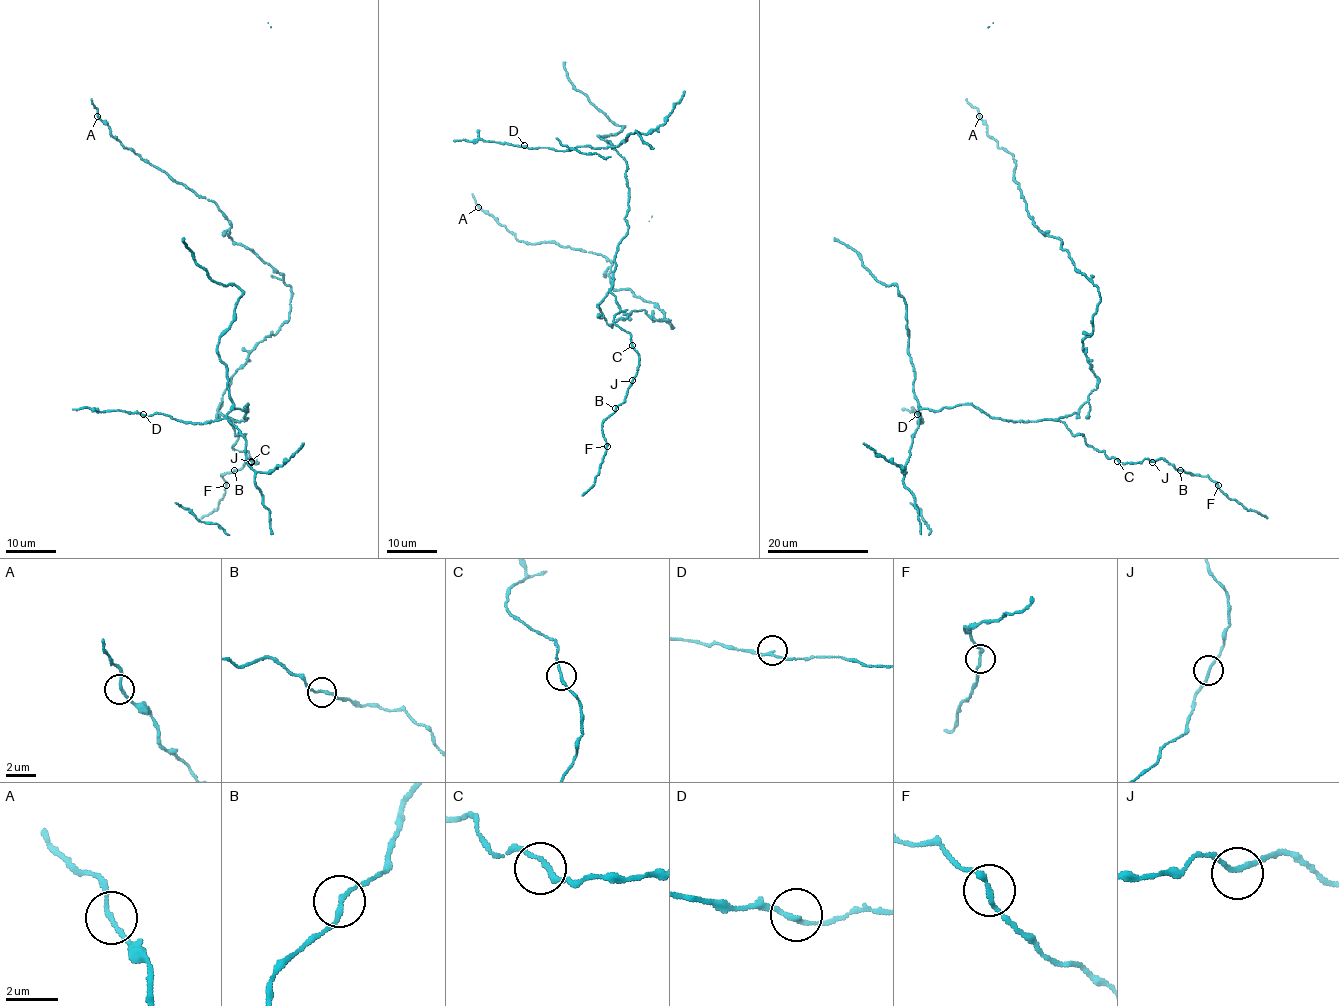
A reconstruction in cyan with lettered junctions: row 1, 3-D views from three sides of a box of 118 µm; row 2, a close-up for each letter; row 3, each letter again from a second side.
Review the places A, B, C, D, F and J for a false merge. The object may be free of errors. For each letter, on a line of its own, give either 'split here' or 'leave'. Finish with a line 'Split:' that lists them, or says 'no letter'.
A: leave
B: leave
C: leave
D: leave
F: leave
J: leave
Split: no letter

